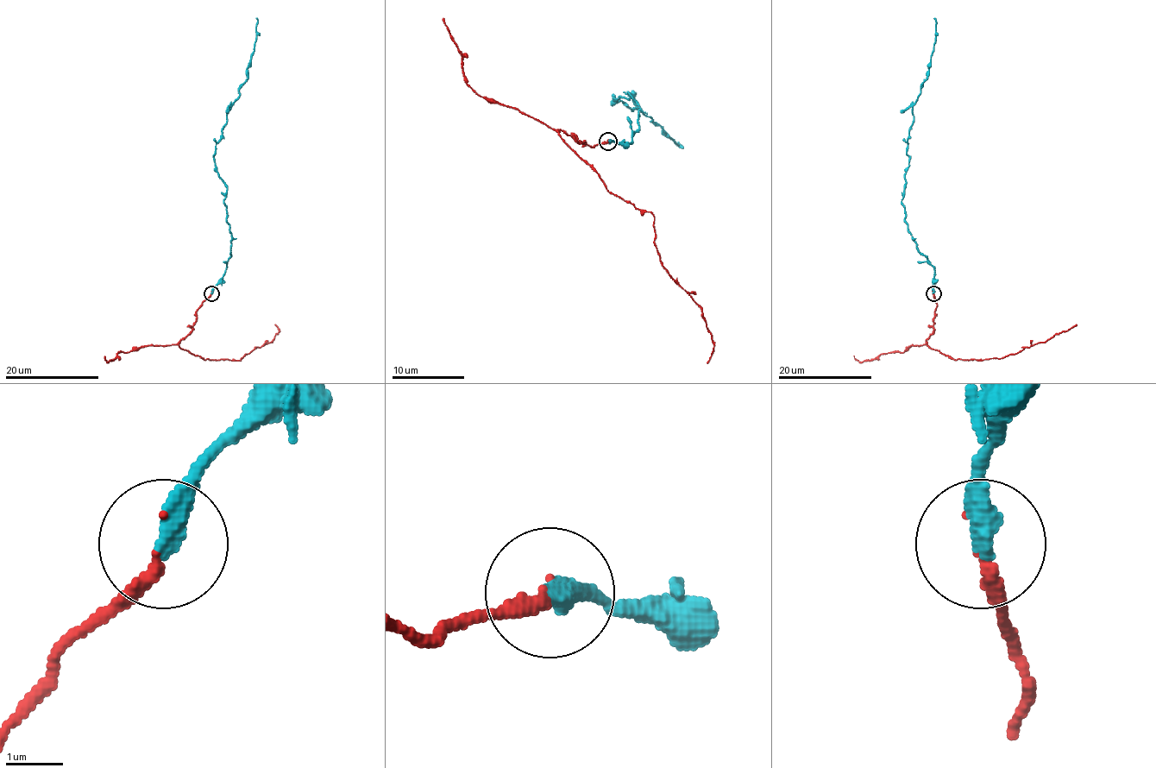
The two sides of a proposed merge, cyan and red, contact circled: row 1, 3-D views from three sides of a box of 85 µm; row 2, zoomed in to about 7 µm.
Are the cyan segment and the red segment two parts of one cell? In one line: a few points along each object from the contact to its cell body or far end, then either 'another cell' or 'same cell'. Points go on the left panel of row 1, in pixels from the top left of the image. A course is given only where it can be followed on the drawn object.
course cyan (210, 293), (224, 273), (232, 235), (223, 202), (227, 185), (214, 166), (216, 146), (247, 78), (256, 17); course red (210, 293), (181, 349), (204, 359), (241, 360), (273, 339), (279, 331), (275, 324); same cell

